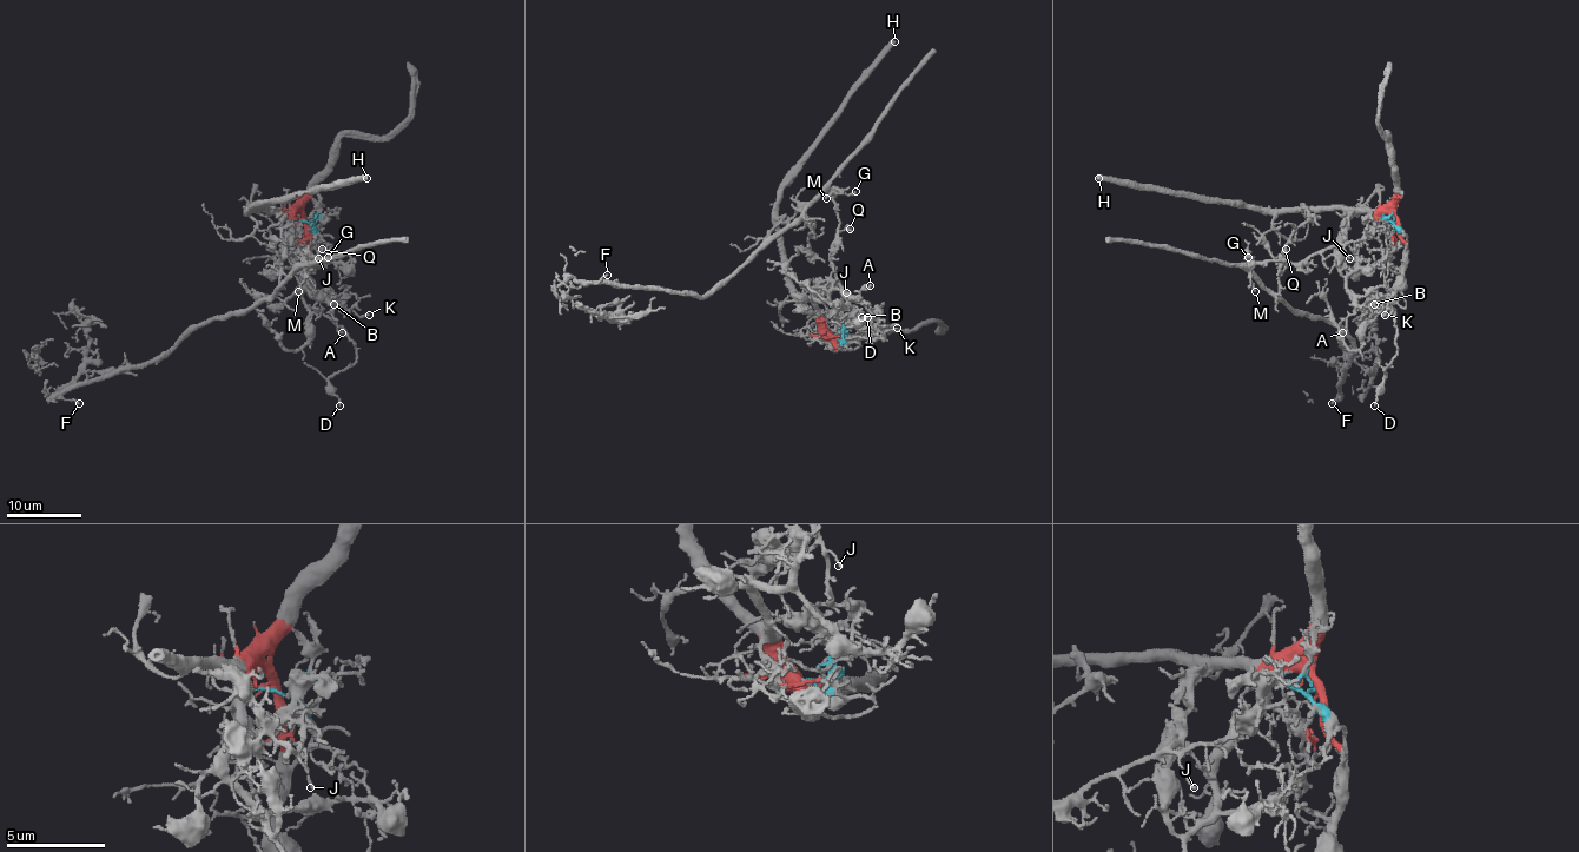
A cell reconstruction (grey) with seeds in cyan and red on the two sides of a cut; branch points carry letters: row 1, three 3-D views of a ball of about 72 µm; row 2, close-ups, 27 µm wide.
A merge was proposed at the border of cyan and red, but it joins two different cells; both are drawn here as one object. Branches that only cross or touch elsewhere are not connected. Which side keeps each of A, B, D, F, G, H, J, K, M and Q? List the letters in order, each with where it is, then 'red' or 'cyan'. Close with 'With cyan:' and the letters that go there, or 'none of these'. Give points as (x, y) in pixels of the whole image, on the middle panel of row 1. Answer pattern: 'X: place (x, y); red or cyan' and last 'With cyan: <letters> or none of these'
A: place (870, 285); red
B: place (861, 317); red
D: place (867, 317); red
F: place (607, 275); cyan
G: place (856, 191); cyan
H: place (894, 41); red
J: place (846, 292); cyan
K: place (897, 328); red
M: place (826, 198); cyan
Q: place (850, 229); cyan
With cyan: F, G, J, M, Q

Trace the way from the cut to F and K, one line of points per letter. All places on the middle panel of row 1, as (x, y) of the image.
F: (826, 339), (843, 329), (843, 298), (831, 264), (839, 213), (827, 193), (701, 296), (590, 283), (608, 273)
K: (827, 339), (836, 348), (833, 338), (843, 321), (856, 317), (878, 336), (897, 329)

